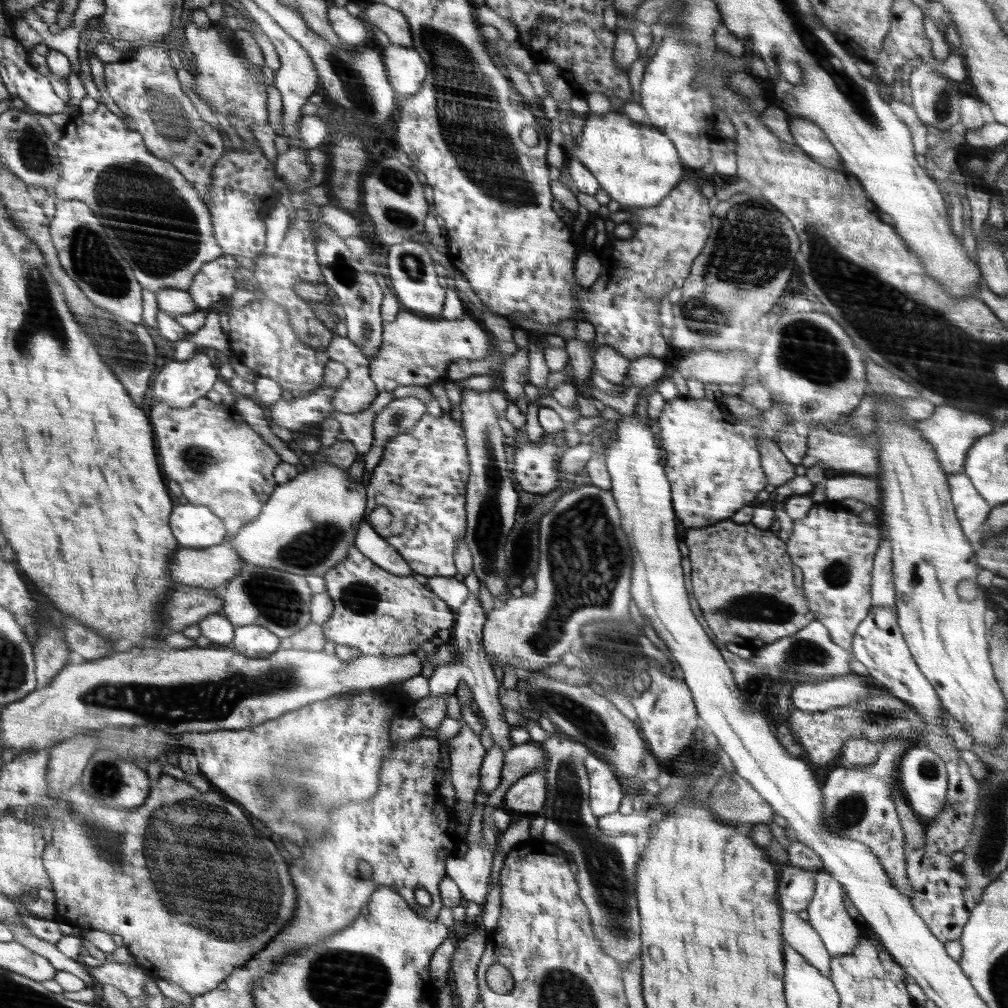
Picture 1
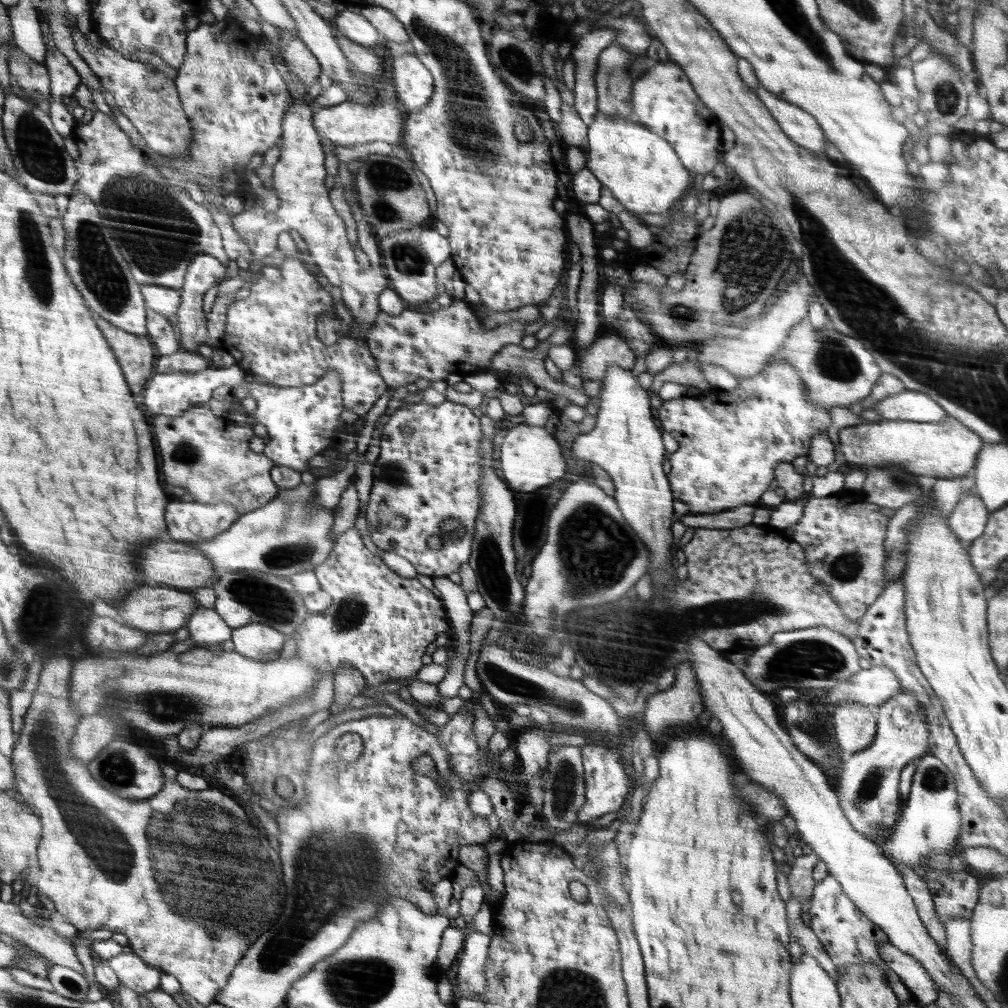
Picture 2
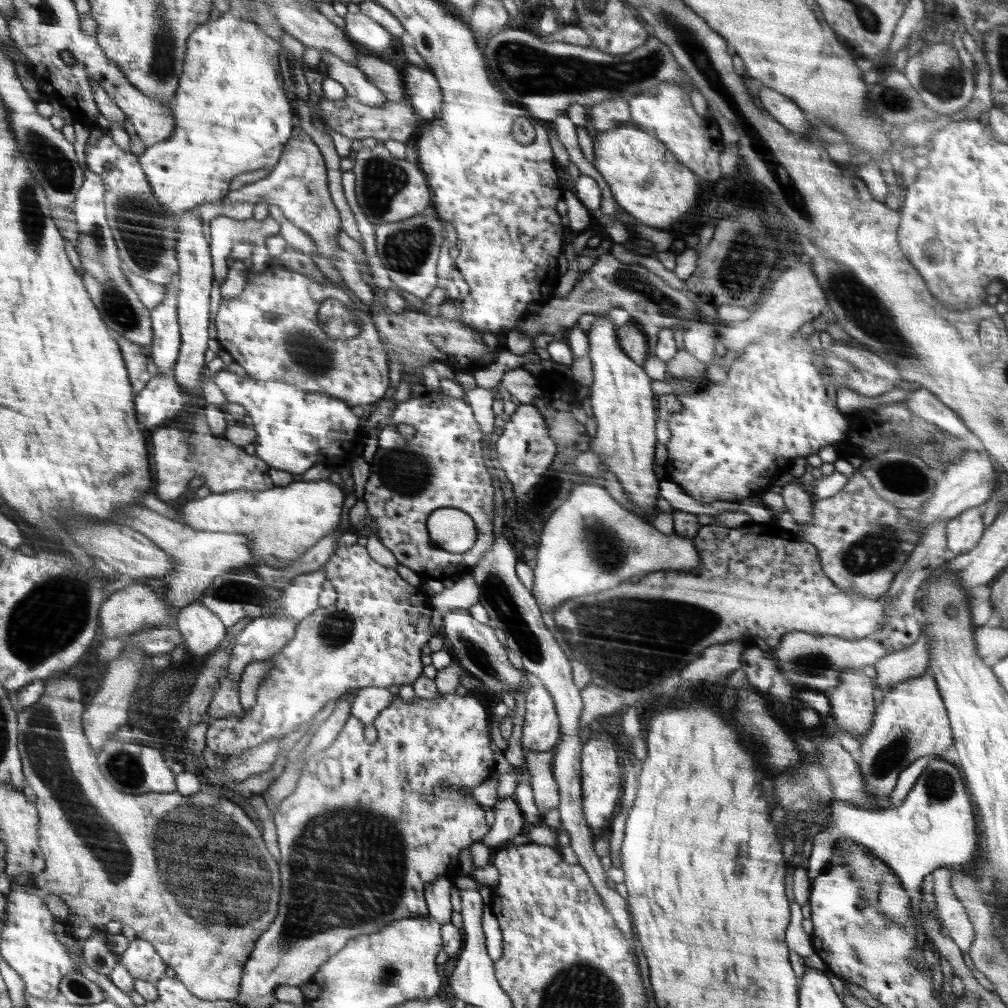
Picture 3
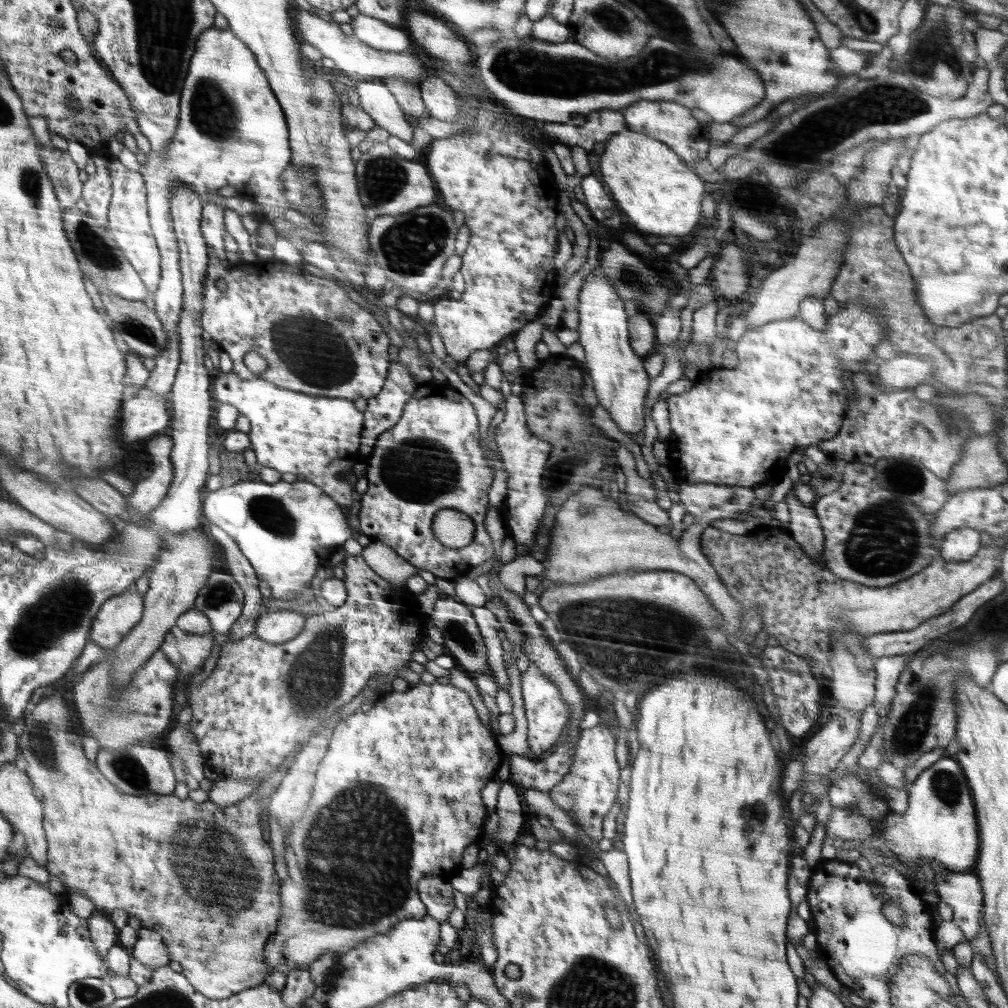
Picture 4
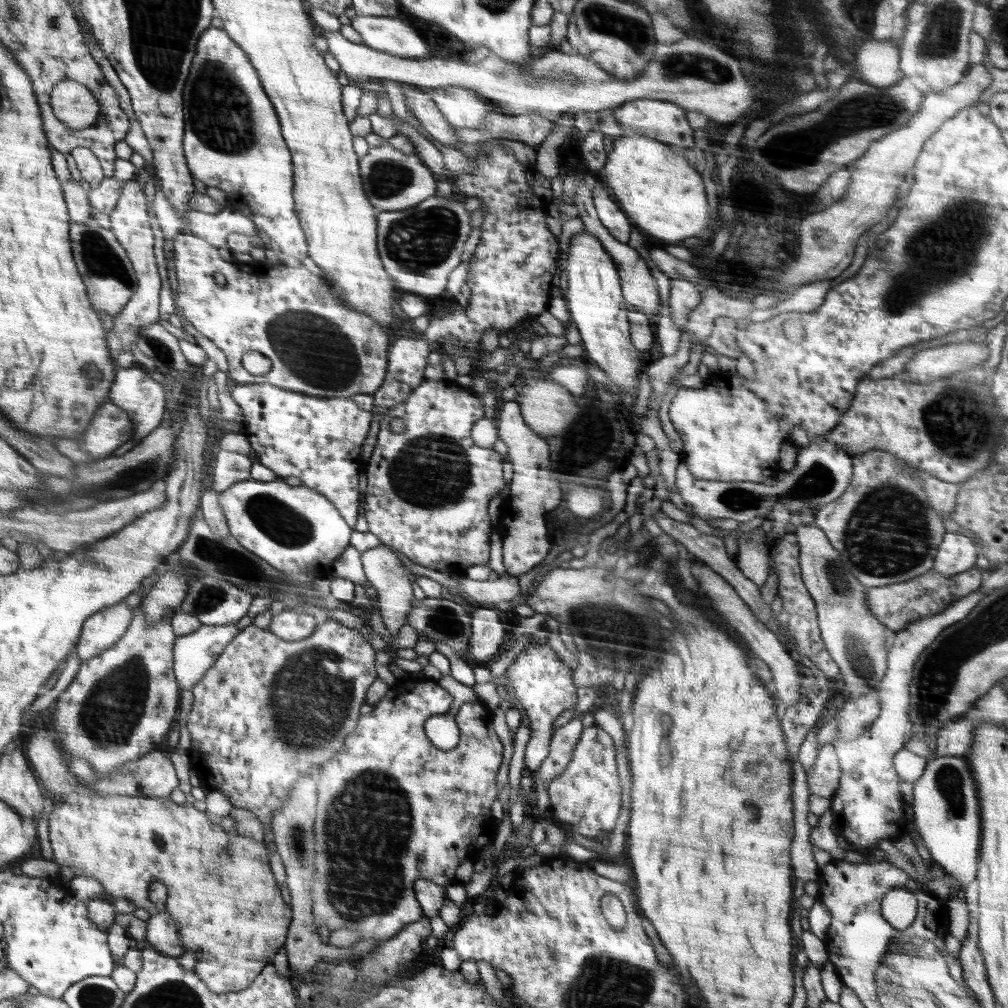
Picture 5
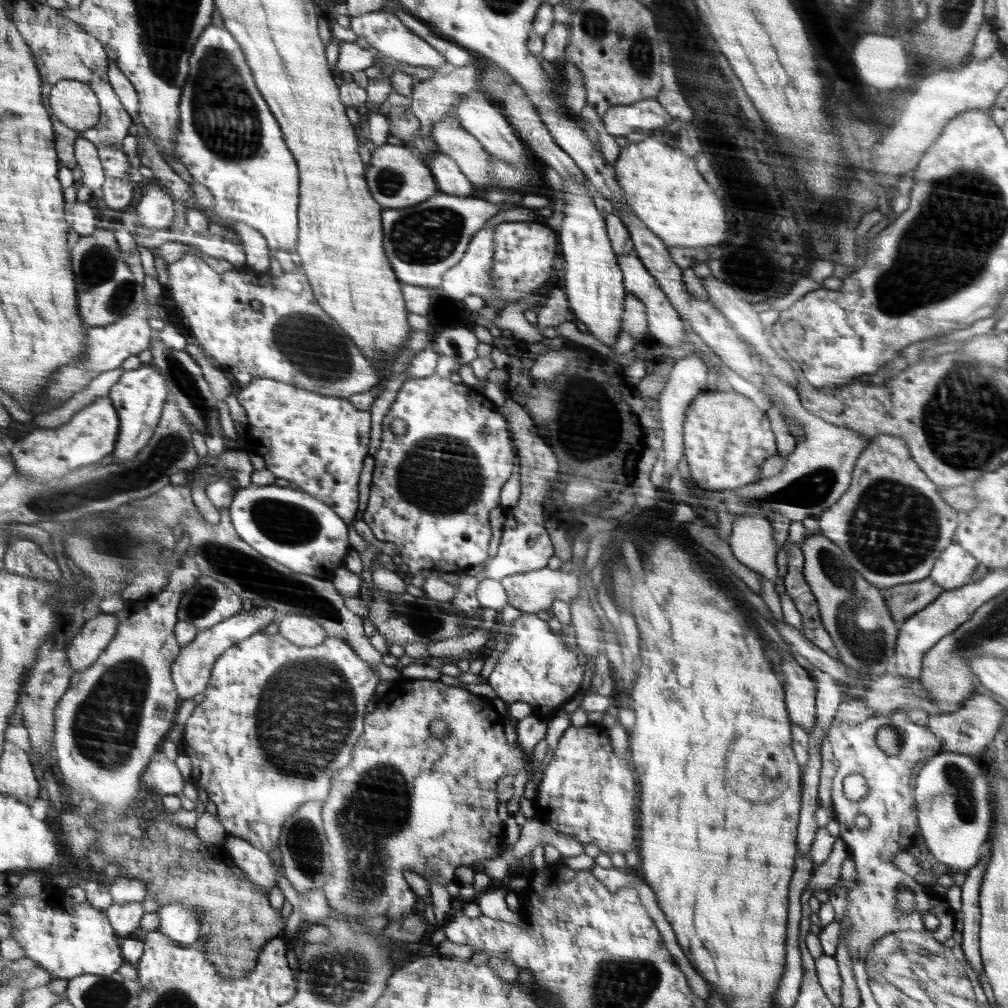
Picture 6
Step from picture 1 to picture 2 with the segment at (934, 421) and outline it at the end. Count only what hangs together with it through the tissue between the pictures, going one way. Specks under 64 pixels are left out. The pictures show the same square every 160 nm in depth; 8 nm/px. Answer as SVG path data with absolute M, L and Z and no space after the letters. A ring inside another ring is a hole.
M869 417L862 425L840 429L838 448L845 464L851 467L867 469L899 464L900 468L914 474L954 479L971 472L983 445L978 434L954 417L940 422L875 420Z

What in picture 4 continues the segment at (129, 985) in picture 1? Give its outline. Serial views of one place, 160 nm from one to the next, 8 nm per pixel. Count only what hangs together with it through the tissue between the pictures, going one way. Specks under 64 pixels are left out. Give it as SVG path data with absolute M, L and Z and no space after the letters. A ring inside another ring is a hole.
M142 927L137 932L136 944L130 949L131 956L151 969L168 965L171 958L162 937L155 930Z

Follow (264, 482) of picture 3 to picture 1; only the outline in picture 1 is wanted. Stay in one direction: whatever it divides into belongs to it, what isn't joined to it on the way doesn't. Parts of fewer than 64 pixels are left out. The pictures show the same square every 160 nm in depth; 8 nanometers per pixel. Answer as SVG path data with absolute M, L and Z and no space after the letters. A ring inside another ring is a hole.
M208 398L198 399L188 408L162 408L164 404L154 404L150 416L154 416L154 432L158 432L158 448L162 452L162 466L168 478L176 480L182 494L189 503L202 503L218 512L226 520L225 536L232 536L245 524L254 522L261 514L262 507L268 502L278 487L274 471L281 464L280 455L266 444L266 441L239 414L234 406L213 403Z

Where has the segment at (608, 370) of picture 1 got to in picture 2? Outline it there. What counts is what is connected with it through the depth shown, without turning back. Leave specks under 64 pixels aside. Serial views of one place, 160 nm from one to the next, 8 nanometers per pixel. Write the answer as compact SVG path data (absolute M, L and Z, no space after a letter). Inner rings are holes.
M617 334L598 338L583 352L578 362L583 372L580 377L586 376L586 379L593 381L602 381L607 368L613 364L626 370L638 369L640 366L635 352L632 352L628 343Z

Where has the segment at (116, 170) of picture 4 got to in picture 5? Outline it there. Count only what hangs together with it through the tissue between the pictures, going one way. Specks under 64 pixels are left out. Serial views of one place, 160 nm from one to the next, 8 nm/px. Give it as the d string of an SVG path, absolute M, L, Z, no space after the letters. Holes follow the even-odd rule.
M134 179L124 181L120 200L109 217L110 229L126 252L137 276L137 287L134 294L124 305L124 308L114 317L113 328L107 330L106 340L115 362L115 358L122 349L135 343L140 329L158 321L158 294L160 294L160 288L162 288L162 280L160 280L158 266L156 266L156 260L154 260L154 234L152 234L152 228L150 228L150 222L148 222L146 196L144 196L142 188L134 182Z

